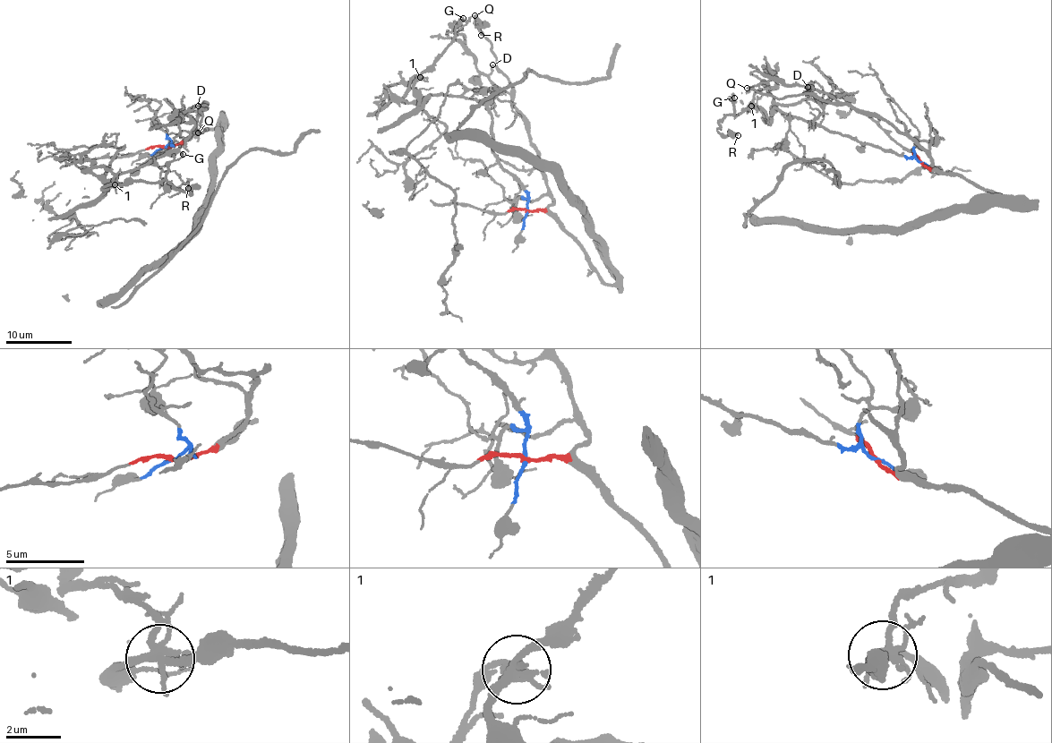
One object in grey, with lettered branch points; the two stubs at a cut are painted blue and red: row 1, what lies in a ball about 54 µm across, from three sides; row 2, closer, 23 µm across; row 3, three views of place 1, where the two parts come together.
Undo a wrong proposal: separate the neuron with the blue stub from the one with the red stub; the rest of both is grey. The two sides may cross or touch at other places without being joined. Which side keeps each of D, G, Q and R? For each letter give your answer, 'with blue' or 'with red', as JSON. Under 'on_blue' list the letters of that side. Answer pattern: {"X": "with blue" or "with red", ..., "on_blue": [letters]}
{"D": "with red", "G": "with blue", "Q": "with red", "R": "with blue", "on_blue": ["G", "R"]}

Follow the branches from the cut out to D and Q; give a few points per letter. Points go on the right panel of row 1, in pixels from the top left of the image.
D: (920, 161), (928, 169), (931, 157), (872, 114), (862, 115), (851, 105), (842, 104), (808, 87)
Q: (920, 161), (928, 169), (931, 157), (872, 114), (862, 115), (851, 105), (812, 95), (774, 98), (747, 87)

